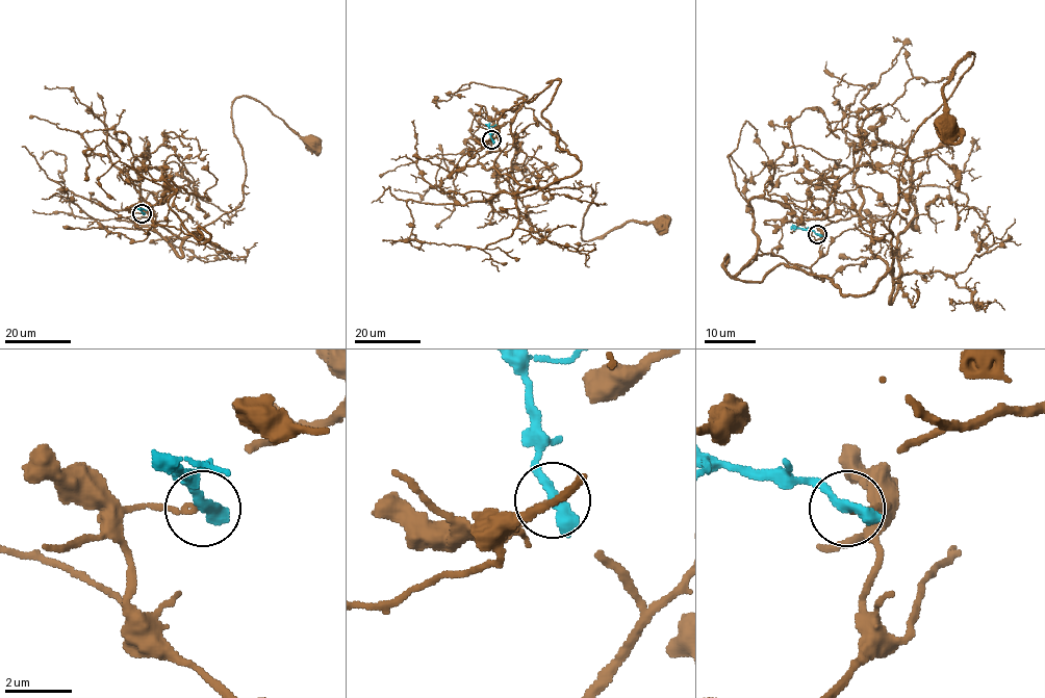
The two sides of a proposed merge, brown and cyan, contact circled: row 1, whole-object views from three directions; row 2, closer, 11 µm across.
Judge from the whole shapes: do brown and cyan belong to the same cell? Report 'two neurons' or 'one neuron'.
two neurons

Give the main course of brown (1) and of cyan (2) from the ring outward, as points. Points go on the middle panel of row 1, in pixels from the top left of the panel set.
1: (492, 140), (501, 114), (560, 81), (541, 115), (581, 167), (545, 186), (593, 190), (581, 238), (662, 223)
2: (492, 139), (489, 127), (496, 125)

